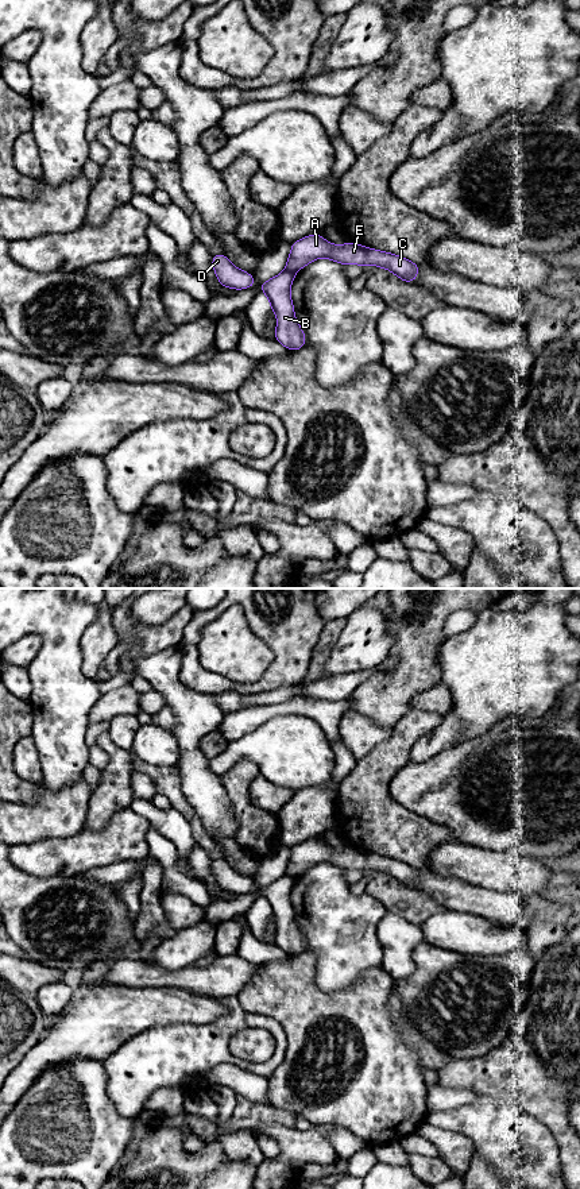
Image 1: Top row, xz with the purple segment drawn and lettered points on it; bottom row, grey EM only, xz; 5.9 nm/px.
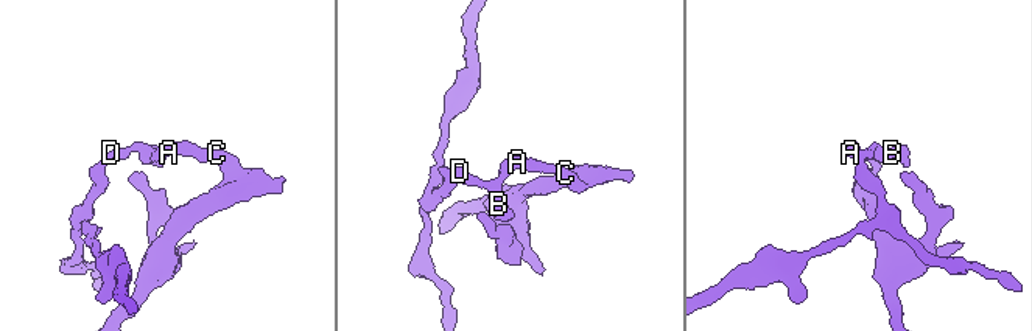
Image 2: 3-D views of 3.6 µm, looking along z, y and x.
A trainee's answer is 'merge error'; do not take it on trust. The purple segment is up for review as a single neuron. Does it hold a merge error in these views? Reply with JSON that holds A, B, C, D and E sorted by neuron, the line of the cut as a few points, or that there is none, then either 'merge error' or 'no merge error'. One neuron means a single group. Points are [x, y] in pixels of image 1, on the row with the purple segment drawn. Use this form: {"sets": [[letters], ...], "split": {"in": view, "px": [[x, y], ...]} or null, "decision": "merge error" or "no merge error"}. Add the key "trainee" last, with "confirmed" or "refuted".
{"sets": [["A", "C", "E"], ["B", "D"]], "split": {"in": "xz", "px": [[285, 270], [293, 274]]}, "decision": "merge error", "trainee": "confirmed"}

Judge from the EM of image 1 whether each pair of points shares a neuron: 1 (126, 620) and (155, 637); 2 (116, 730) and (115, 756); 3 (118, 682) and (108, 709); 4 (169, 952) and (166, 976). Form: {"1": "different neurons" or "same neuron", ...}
{"1": "same neuron", "2": "different neurons", "3": "different neurons", "4": "different neurons"}

